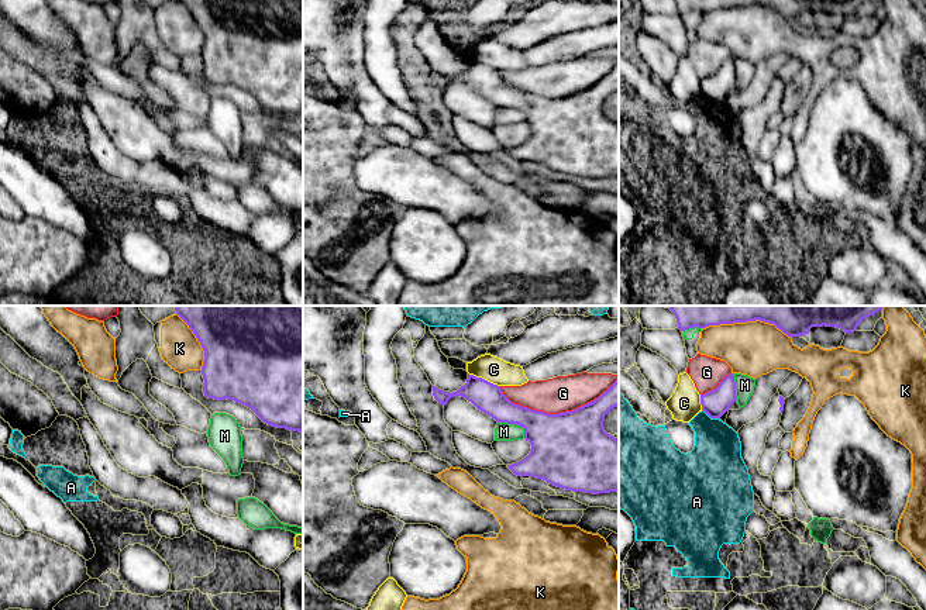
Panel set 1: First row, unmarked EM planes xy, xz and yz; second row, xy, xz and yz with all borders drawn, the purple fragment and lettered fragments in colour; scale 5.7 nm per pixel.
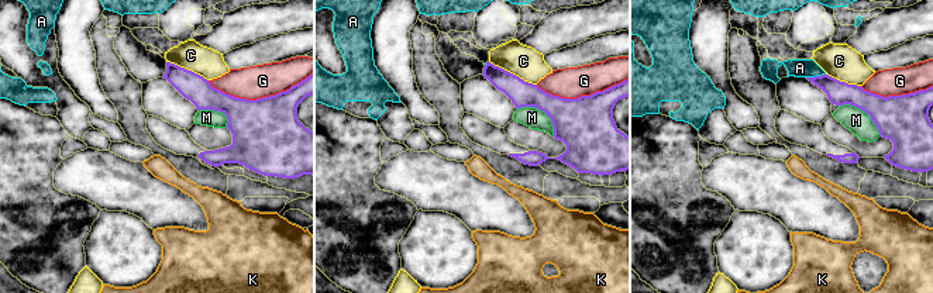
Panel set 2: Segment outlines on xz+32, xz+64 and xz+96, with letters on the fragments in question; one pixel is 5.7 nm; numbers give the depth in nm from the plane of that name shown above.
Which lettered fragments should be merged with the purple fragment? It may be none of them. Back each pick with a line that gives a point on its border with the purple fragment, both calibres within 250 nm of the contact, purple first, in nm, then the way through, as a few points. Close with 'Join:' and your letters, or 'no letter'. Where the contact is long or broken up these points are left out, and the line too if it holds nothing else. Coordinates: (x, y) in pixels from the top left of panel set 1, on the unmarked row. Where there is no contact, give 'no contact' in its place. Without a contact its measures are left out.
Join: no letter

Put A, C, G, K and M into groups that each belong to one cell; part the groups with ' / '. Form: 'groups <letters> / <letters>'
groups A / C / G / K / M

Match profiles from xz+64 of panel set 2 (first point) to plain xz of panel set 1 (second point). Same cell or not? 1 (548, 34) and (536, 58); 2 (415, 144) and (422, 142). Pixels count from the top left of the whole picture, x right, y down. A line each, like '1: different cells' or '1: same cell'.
1: different cells
2: different cells

